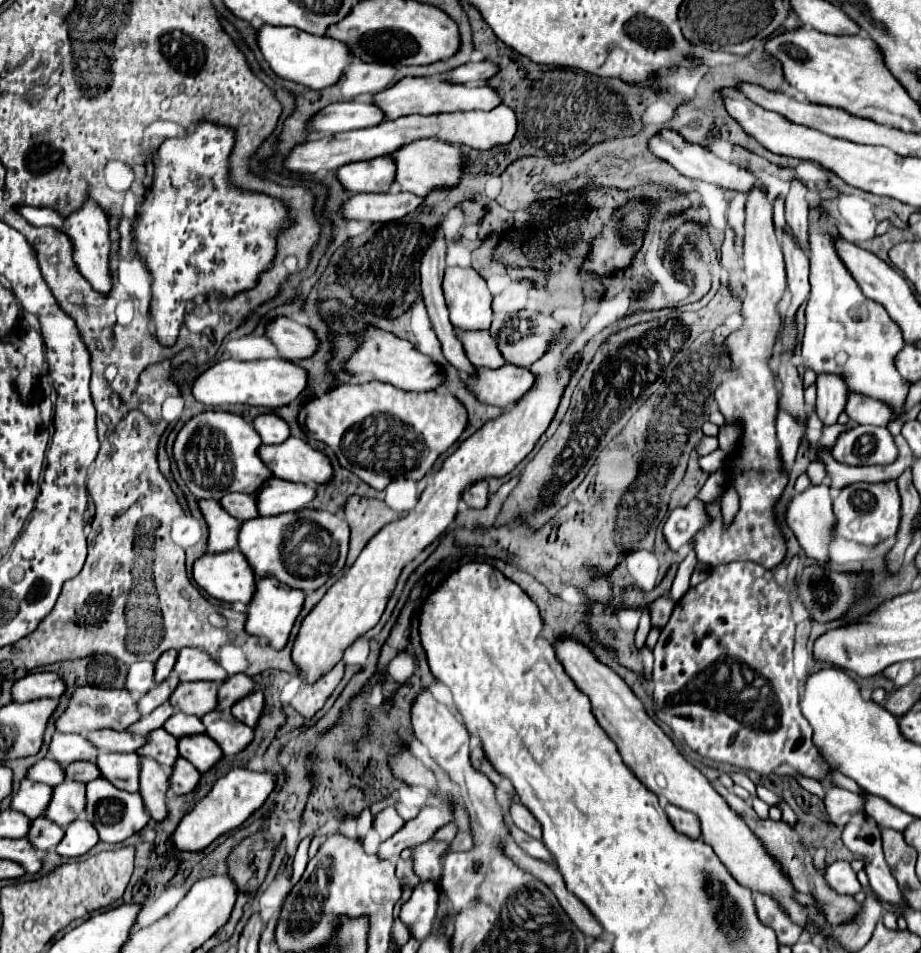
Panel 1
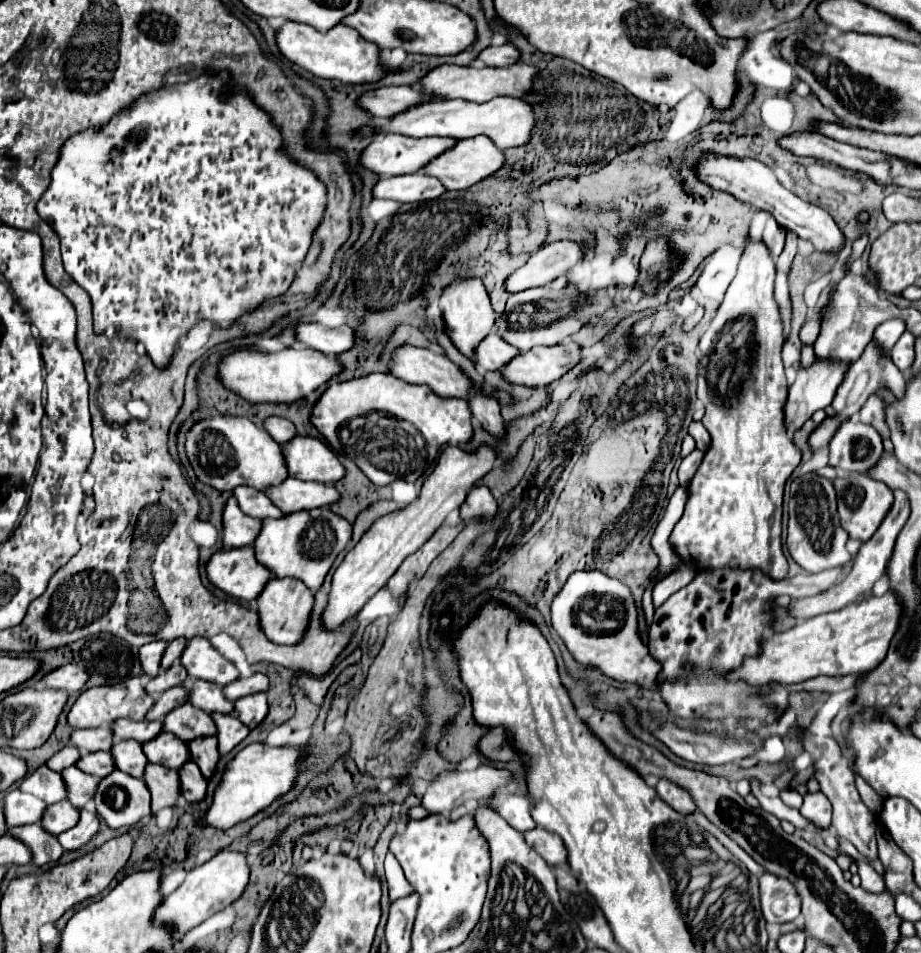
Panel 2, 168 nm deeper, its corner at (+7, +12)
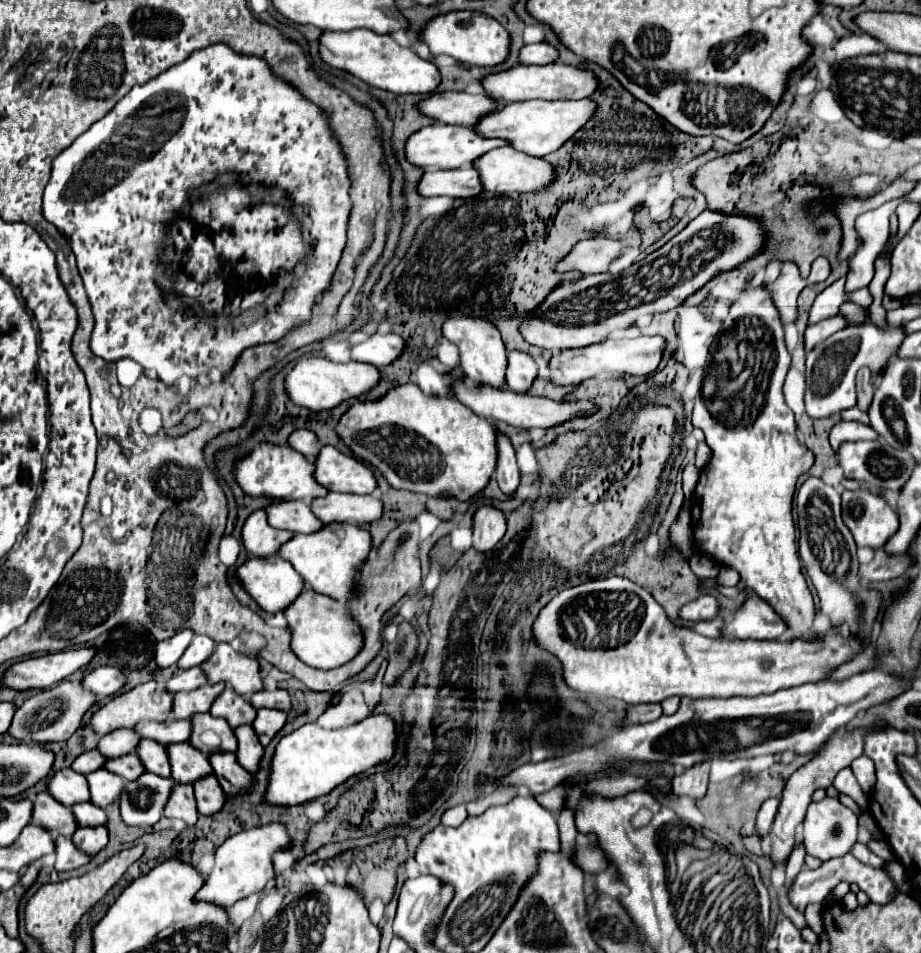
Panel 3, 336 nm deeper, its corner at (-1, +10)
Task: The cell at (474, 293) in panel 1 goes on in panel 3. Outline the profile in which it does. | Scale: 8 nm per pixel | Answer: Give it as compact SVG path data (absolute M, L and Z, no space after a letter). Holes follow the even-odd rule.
M466 314L450 316L444 322L444 336L458 346L460 366L470 380L484 380L484 384L494 384L496 388L502 386L504 366L506 366L506 348L498 328L490 320L480 316L466 316Z

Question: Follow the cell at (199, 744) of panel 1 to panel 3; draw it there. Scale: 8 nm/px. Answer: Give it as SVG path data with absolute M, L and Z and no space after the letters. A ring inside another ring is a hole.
M214 752L208 758L210 758L210 766L214 770L214 776L218 778L222 790L228 796L246 792L252 786L250 784L252 782L250 772L242 770L242 766L236 764L234 754L230 754L230 752Z

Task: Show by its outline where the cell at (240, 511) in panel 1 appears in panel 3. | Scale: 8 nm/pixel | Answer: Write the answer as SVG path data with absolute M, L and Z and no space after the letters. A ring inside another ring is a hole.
M302 500L272 502L264 510L268 514L268 524L272 528L282 528L300 534L308 534L322 528L322 522L312 514L310 506Z

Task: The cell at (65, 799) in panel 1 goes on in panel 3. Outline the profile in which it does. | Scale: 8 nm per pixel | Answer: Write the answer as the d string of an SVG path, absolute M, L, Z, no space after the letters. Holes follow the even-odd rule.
M104 768L86 774L86 780L90 786L90 802L104 810L118 798L118 792L122 792L124 784L124 780L118 774L106 772Z

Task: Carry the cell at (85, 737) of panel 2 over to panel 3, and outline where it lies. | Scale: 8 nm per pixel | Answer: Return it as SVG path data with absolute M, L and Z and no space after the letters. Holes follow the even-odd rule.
M118 728L118 730L110 732L110 734L100 736L98 750L106 758L120 758L124 754L134 752L134 744L138 744L138 740L140 740L140 736L134 730Z

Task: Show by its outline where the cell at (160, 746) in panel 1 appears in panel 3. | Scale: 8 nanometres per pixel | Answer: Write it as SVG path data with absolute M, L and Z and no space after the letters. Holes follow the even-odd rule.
M178 742L166 746L172 778L176 782L194 782L212 772L208 756L192 748L188 742Z

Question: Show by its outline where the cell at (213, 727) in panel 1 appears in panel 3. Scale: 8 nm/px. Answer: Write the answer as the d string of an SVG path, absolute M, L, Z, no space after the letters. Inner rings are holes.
M248 724L238 726L234 732L236 732L236 738L238 738L238 750L234 752L236 758L238 758L238 764L242 768L246 768L248 772L254 772L258 762L260 762L260 756L264 752L264 746L260 744L254 728L250 728Z

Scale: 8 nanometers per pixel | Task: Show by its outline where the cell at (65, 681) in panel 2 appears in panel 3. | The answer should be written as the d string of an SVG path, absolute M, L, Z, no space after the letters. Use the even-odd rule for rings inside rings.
M98 666L92 672L84 674L82 688L86 688L92 694L96 694L98 698L106 698L106 696L116 694L124 682L126 680L124 680L124 676L122 676L122 672L118 668Z

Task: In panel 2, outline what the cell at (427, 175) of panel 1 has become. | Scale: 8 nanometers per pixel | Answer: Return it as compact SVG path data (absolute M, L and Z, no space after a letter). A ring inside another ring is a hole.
M476 136L476 138L460 140L452 150L434 158L422 172L440 178L448 190L466 190L466 188L486 180L488 176L498 174L498 170L502 170L502 166L504 166L504 160L506 160L504 152L498 150L490 138Z

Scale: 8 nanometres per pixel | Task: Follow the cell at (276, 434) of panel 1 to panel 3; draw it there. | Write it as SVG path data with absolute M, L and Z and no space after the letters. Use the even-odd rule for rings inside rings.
M306 428L294 430L294 432L290 434L290 438L288 438L288 444L290 444L294 450L302 452L306 458L314 458L314 456L318 454L318 448L320 448L320 442L318 442L316 434L310 432L310 430L306 430Z

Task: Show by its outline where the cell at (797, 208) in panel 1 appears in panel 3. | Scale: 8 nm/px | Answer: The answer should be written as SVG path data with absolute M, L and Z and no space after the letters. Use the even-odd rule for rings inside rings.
M792 260L784 262L778 280L772 284L772 300L778 306L782 322L796 320L796 298L804 286L806 280L800 276L798 266Z

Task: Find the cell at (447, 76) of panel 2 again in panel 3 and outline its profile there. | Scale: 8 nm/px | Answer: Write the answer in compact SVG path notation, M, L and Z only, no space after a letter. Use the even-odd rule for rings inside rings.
M560 62L544 64L544 66L522 66L516 64L510 70L494 72L482 78L484 94L496 102L516 102L516 100L580 100L588 98L596 90L596 78L588 70L580 70L574 66L566 66Z

